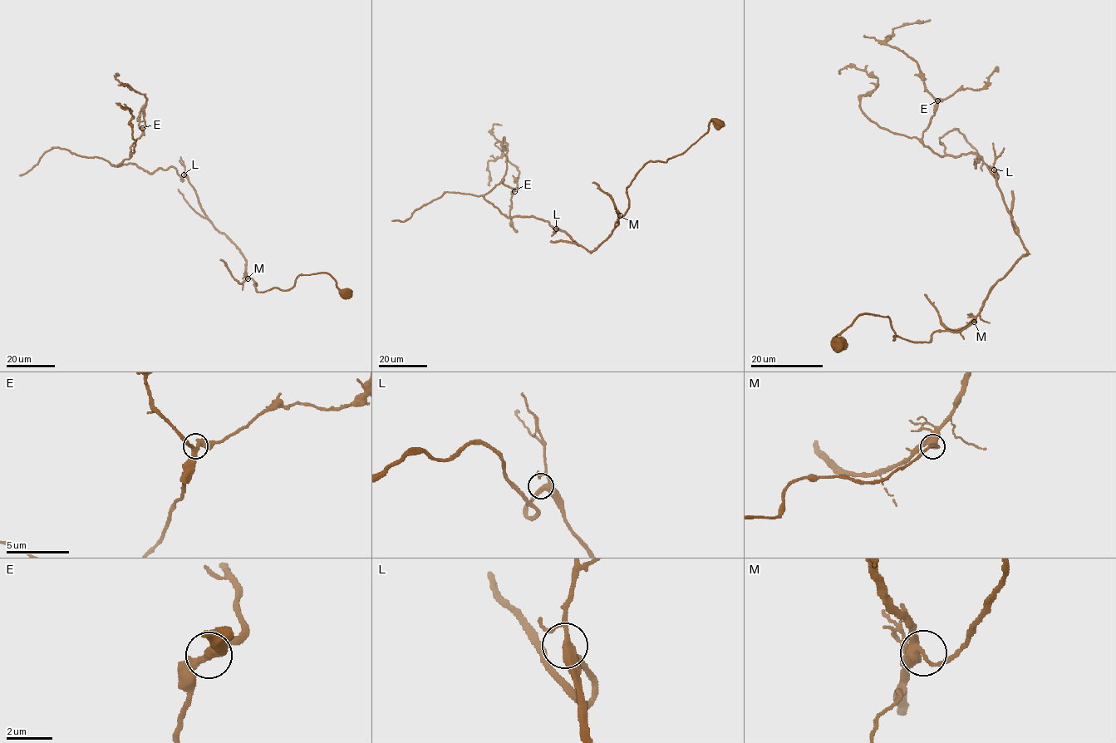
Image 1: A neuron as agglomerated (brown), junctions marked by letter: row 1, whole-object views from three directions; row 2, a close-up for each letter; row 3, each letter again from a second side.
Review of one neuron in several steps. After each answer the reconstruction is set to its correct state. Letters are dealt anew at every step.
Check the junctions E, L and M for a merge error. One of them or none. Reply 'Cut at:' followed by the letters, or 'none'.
Cut at: none

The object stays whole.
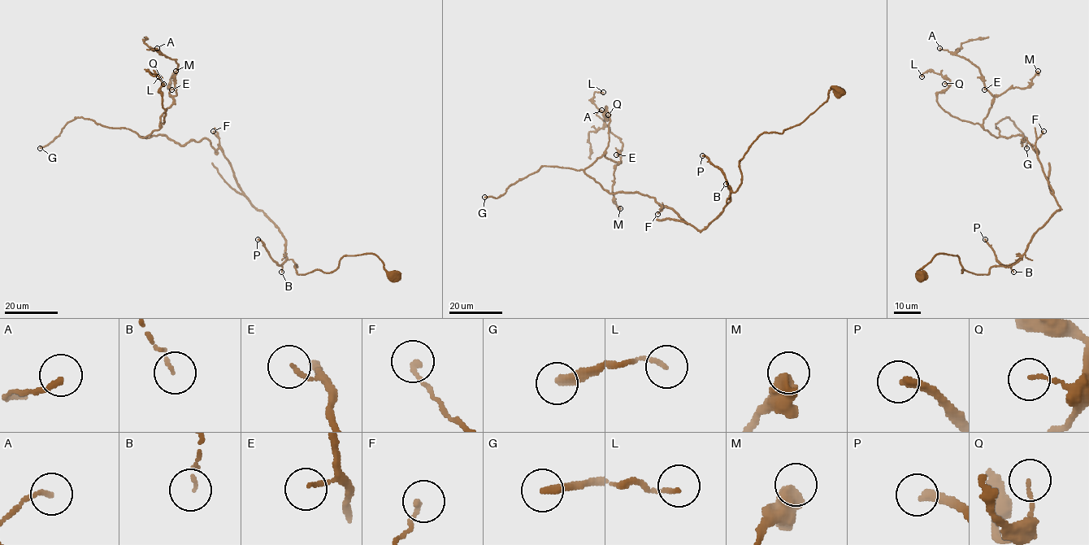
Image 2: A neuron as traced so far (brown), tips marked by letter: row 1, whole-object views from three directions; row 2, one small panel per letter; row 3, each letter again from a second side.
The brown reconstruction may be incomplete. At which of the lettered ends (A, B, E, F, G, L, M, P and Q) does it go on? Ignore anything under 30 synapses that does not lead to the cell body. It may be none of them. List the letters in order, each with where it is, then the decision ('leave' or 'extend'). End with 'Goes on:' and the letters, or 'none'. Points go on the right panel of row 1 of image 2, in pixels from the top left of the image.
A: at (939, 48); leave
B: at (1013, 272); leave
E: at (984, 89); leave
F: at (1043, 131); leave
G: at (1026, 148); extend
L: at (921, 76); leave
M: at (1038, 71); leave
P: at (985, 239); extend
Q: at (944, 84); leave
Goes on: G, P

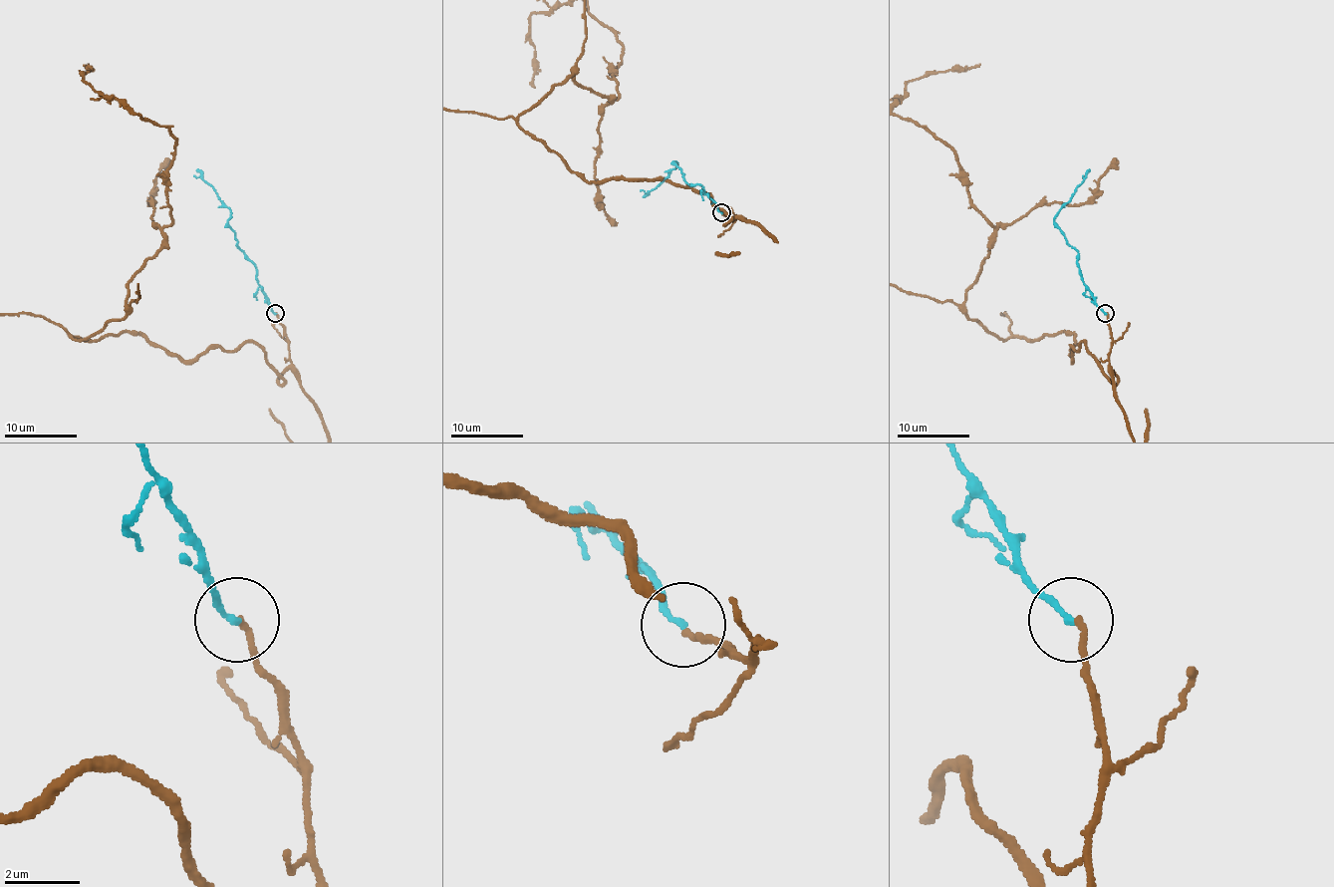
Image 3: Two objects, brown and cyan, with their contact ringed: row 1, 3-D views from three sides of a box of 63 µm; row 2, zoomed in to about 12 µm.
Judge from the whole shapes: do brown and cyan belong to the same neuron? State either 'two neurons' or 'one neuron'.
one neuron

